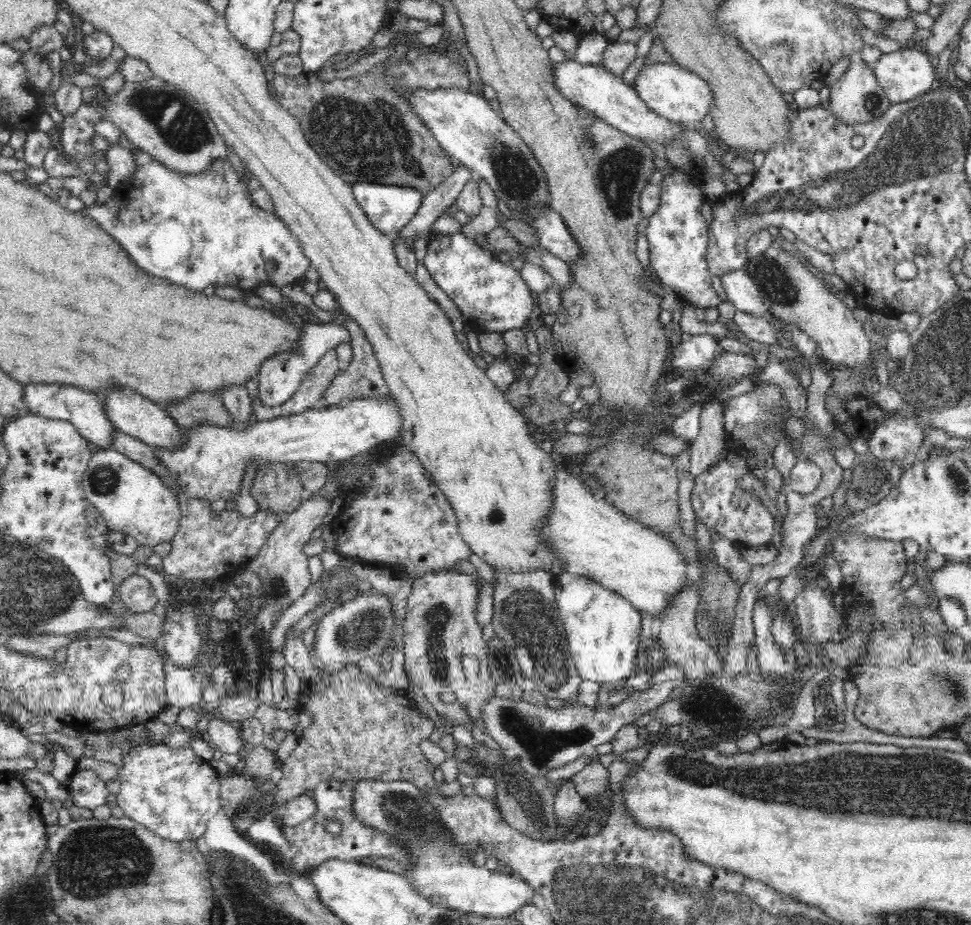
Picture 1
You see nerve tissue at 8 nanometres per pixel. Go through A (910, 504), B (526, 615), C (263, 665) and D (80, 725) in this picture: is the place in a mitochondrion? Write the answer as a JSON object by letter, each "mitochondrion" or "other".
{"A":"other","B":"mitochondrion","C":"other","D":"other"}

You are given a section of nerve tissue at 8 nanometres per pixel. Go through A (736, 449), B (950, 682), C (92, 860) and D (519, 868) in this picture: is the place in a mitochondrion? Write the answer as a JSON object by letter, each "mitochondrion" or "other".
{"A":"other","B":"mitochondrion","C":"mitochondrion","D":"other"}

